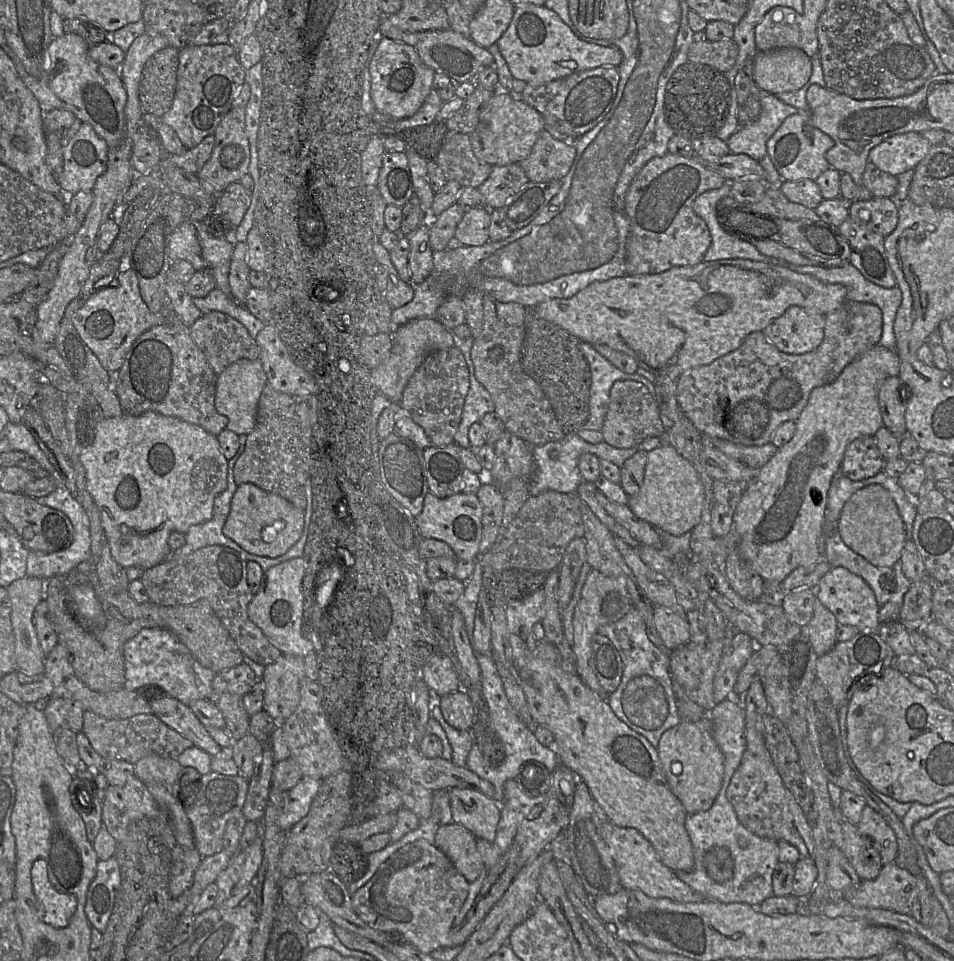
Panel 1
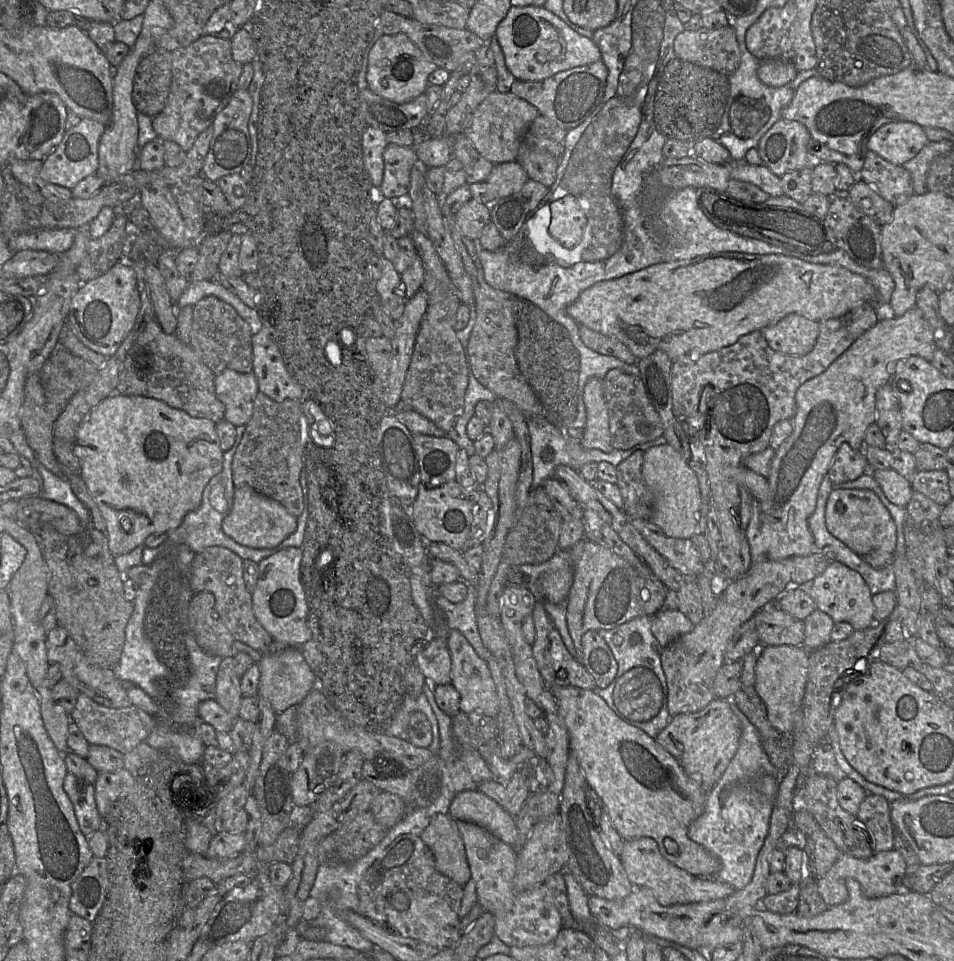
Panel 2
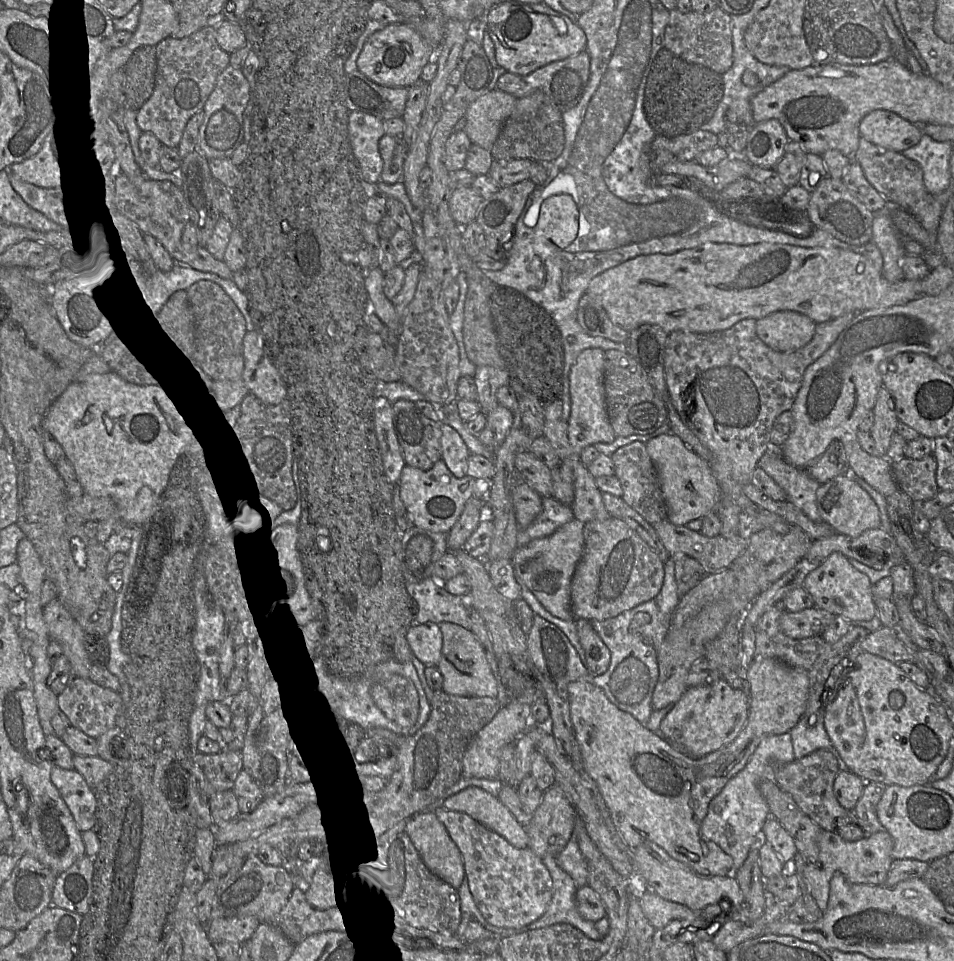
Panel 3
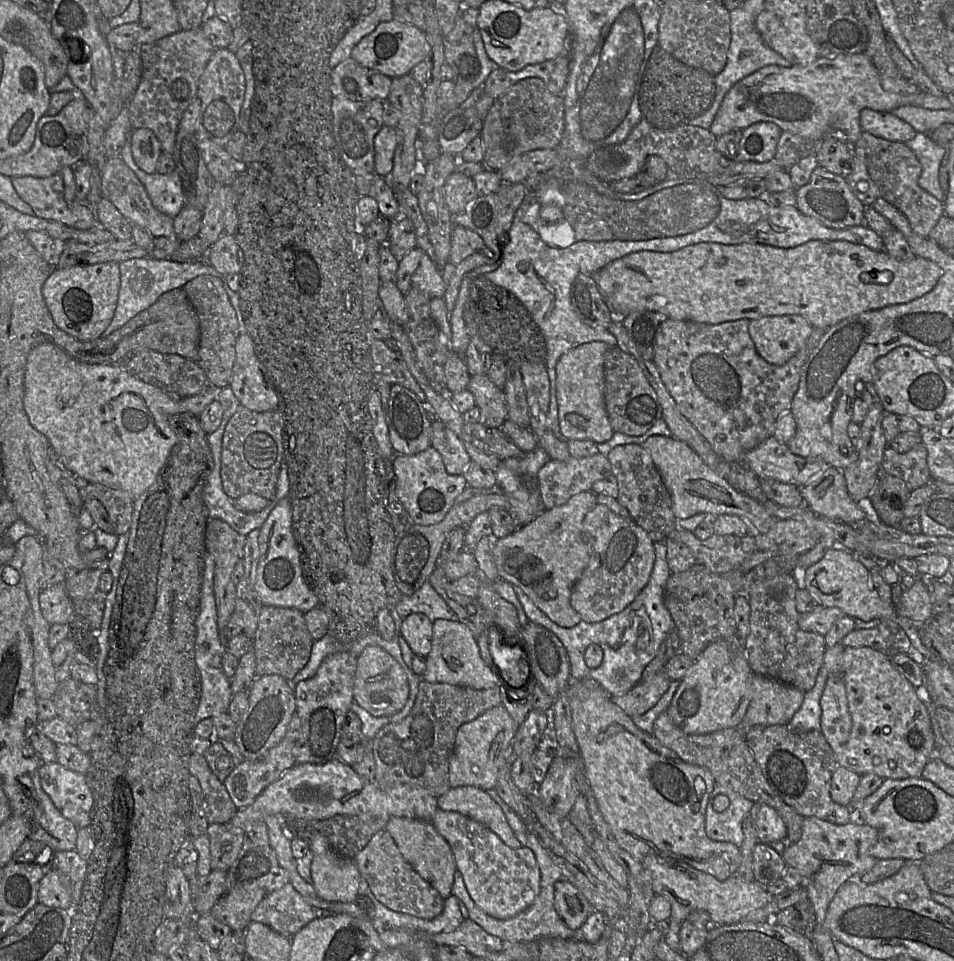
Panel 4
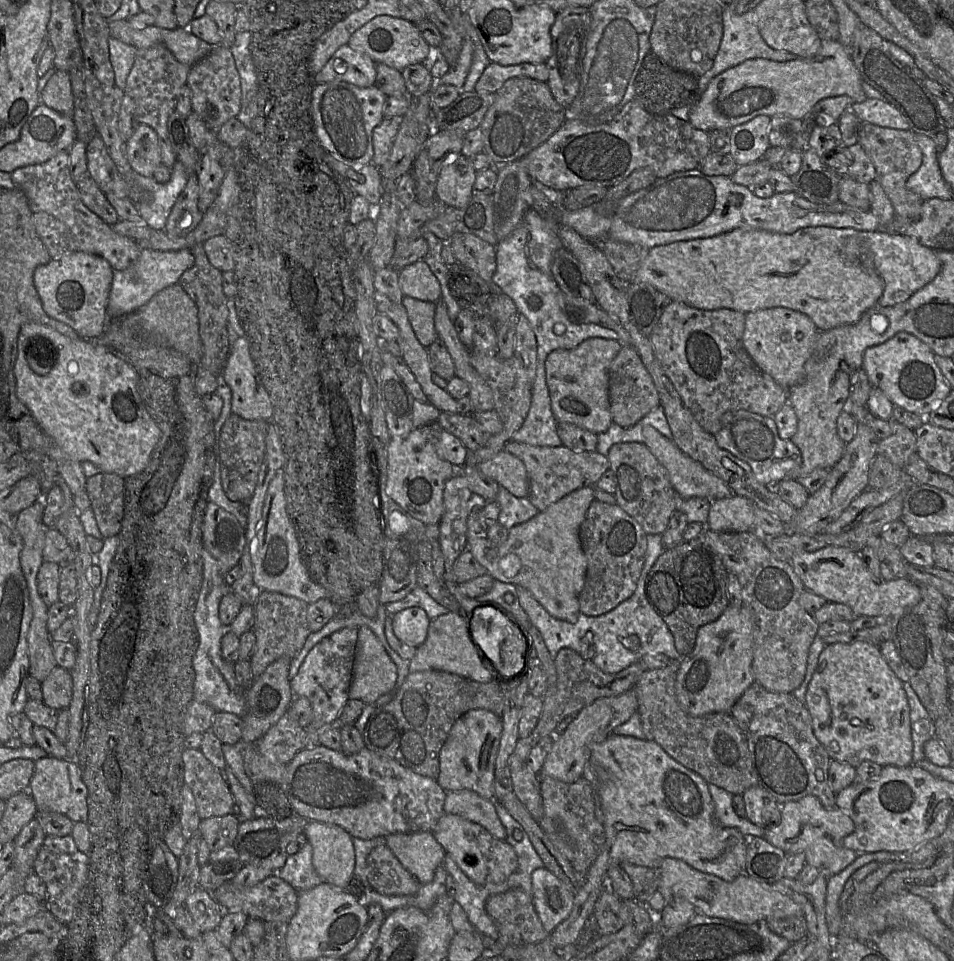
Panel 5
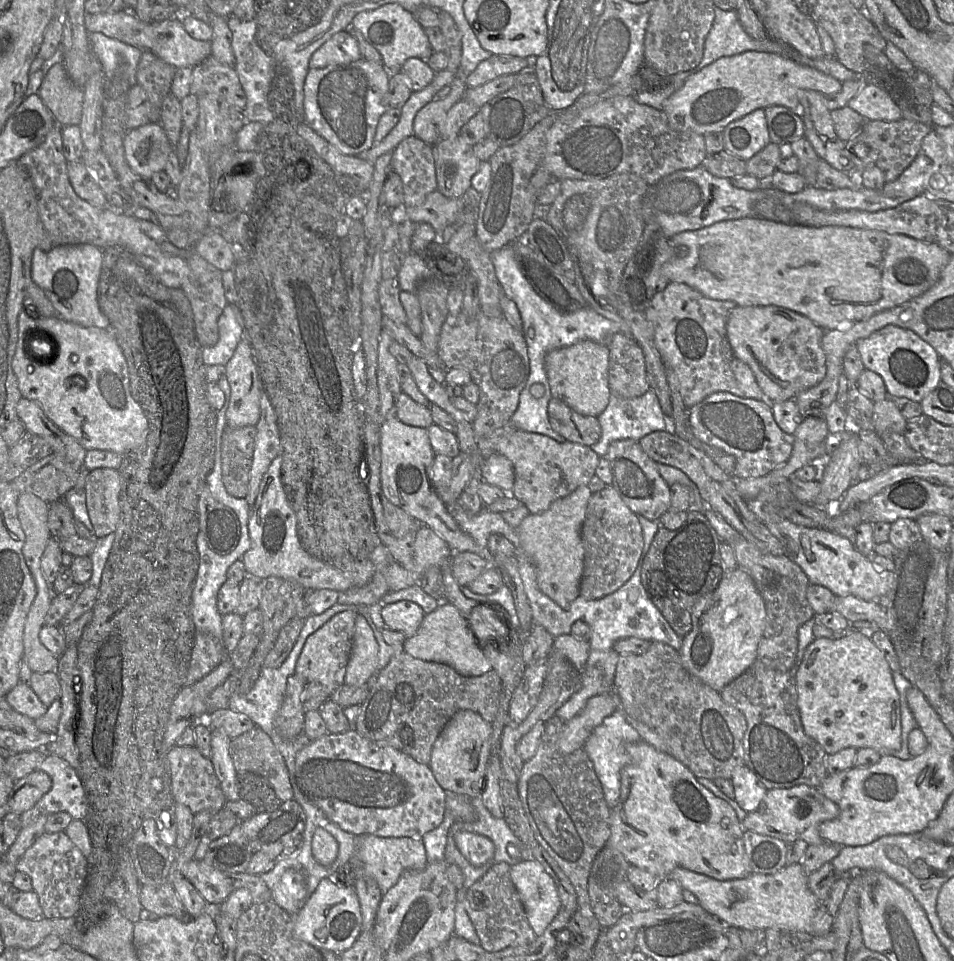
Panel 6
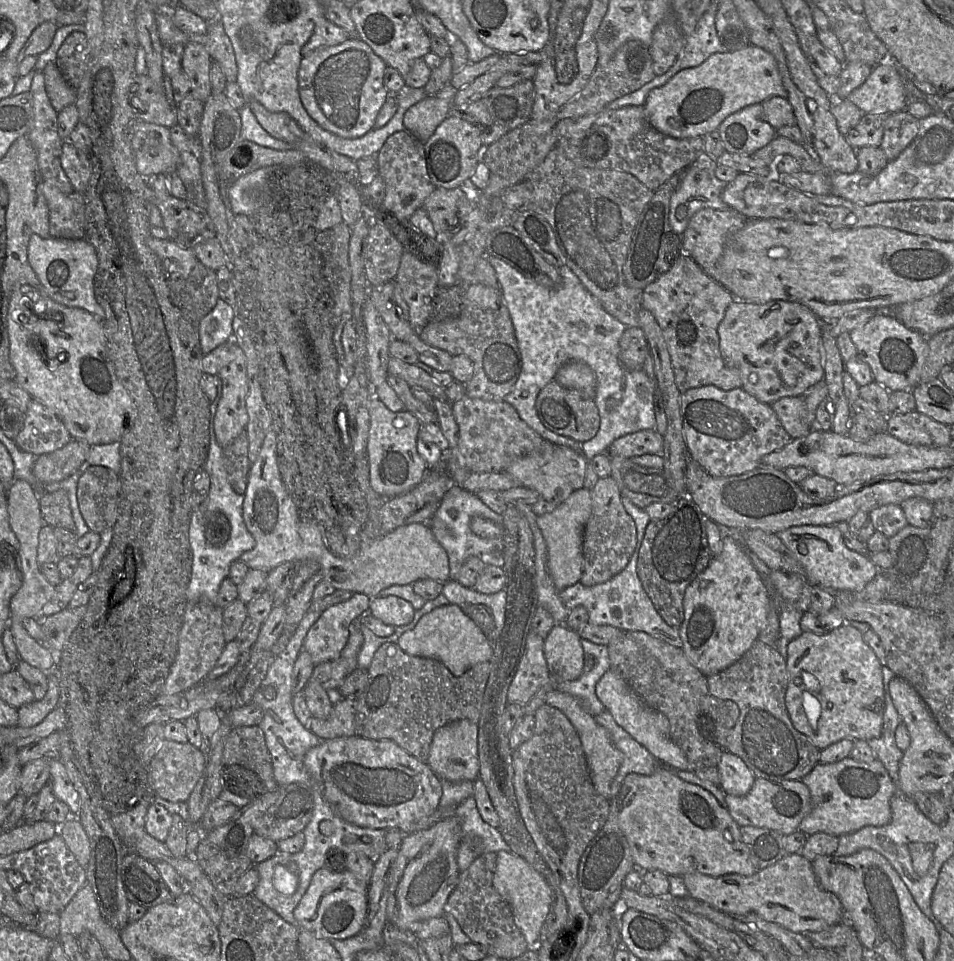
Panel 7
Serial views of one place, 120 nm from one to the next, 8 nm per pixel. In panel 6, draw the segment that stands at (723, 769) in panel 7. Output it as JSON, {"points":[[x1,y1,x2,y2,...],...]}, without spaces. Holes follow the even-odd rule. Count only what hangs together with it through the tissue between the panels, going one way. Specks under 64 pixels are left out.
{"points":[[743,765,736,768,730,779,734,787,734,800,746,813,757,811,767,792,755,774]]}

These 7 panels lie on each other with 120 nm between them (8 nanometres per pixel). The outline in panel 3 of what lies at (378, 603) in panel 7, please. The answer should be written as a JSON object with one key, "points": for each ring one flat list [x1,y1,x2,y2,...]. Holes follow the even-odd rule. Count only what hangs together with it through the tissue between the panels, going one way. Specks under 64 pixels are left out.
{"points":[[433,622,411,625,405,632,413,655,425,666,437,667,441,657,442,633]]}

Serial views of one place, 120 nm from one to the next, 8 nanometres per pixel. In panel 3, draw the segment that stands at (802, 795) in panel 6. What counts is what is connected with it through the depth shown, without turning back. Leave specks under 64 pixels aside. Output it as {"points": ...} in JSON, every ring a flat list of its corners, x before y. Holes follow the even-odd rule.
{"points":[[822,829,817,836,817,845,819,848,817,862,806,863,801,876,809,884,810,893,823,913,829,904,830,882,836,872,842,873,850,883,884,885,894,861,891,856,893,839,886,830,866,834,858,841,848,842,837,833]]}

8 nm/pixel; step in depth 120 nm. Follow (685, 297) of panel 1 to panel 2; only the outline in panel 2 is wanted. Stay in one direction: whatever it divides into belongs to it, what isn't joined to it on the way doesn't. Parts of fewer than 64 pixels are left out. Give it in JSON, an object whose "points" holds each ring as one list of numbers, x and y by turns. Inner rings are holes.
{"points":[[717,252,696,256,691,259,661,262,618,278,599,281,585,289,579,297,567,307,566,312,579,325,586,326,604,336,614,337,621,341,631,351,636,359,635,364,637,364,638,360,649,356,656,350,664,351,672,362,683,356,699,357,703,354,731,346,736,343,740,337,775,324,791,313,803,315,817,322,824,321,831,318,839,318,864,303,873,303,876,298,876,289,867,278,839,265,810,263,798,257,785,254,758,255,745,254,742,252]]}

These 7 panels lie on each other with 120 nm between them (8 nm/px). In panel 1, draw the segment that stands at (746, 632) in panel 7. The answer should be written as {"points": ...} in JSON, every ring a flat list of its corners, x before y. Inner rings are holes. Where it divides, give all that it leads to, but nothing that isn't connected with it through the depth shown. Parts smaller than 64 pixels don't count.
{"points":[[709,714,696,722,682,720,666,730,657,751,668,785,688,815,709,810,722,785,724,758,712,735]]}

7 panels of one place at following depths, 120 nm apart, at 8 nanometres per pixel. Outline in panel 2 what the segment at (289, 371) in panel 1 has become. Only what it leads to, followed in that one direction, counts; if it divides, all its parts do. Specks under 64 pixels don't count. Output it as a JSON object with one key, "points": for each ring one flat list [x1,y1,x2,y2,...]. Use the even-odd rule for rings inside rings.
{"points":[[264,326,252,335,252,357,252,373,259,392,277,402,305,400,303,388,287,371,277,345]]}

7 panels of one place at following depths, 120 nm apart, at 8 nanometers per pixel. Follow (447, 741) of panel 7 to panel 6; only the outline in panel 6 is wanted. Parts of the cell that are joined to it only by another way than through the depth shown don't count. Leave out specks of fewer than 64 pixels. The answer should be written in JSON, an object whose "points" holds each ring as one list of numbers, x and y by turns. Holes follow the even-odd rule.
{"points":[[460,710,447,722,433,745,429,762,436,781,446,792,480,797,491,756,491,734,491,723,472,710]]}

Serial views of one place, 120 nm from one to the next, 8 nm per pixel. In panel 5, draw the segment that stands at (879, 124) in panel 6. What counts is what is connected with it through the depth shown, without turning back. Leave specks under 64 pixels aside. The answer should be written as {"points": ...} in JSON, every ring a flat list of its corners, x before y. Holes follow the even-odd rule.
{"points":[[861,122,858,129,857,142,871,159,876,170,876,179,891,201,895,216,900,222,918,221,924,201,906,187,907,179,919,169,923,158,916,135,911,129,897,130,868,122]]}

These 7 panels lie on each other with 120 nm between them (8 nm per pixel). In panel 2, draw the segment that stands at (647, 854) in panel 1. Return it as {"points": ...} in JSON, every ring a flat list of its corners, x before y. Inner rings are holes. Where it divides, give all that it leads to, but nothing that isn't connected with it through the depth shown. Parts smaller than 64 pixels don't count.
{"points":[[649,837,626,840,619,858,634,887,651,889,657,901,663,906,726,899,735,892,727,883,712,877,697,877,678,868,662,856,657,842]]}

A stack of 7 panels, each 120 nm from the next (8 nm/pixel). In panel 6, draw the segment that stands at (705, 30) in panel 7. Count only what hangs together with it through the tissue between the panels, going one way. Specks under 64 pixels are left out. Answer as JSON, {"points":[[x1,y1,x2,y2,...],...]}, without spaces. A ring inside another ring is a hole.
{"points":[[715,7,715,18,705,40,703,58,697,67,688,71,694,71,695,74,721,57,734,56,746,51,787,55,795,61,811,60,772,38,757,40,750,37,742,27,734,10,725,11]]}

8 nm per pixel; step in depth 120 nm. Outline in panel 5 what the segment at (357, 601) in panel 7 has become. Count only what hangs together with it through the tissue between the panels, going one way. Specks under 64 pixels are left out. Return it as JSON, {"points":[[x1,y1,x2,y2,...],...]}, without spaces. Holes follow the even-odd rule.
{"points":[[342,628,319,641,305,657,297,675,290,680,291,689,295,697,303,696,310,700,313,709,312,720,306,728,308,745,318,743,318,731,324,726,335,726,340,711,349,699,348,689,352,679,352,670,357,643,356,628]]}

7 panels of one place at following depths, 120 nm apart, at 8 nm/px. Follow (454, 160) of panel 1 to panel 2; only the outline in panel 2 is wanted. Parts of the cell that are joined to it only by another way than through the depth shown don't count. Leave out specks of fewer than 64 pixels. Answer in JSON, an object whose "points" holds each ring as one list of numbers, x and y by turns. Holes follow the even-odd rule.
{"points":[[464,133,454,136,452,155,462,163,468,184,486,181,494,166,479,154]]}

